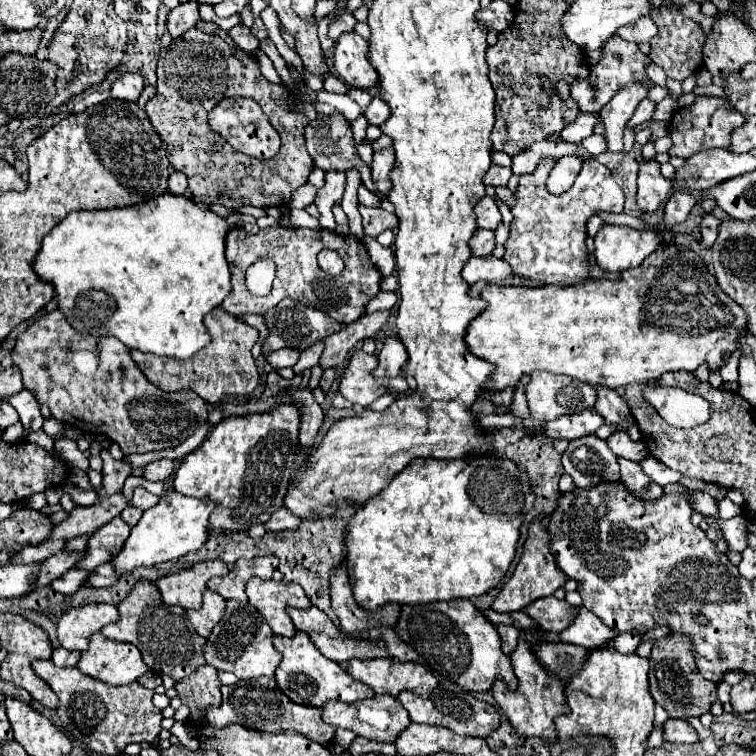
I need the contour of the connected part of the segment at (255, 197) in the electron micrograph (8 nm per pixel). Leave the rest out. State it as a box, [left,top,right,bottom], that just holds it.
[144,27,314,209]

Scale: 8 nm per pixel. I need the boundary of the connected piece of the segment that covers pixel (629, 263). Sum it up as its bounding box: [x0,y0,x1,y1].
[594,225,662,273]

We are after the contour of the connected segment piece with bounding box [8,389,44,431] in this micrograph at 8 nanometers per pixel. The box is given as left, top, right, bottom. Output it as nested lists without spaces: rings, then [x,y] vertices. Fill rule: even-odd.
[[[22,389],[20,393],[12,395],[8,399],[8,403],[18,411],[20,415],[20,423],[24,425],[24,429],[28,431],[38,431],[44,423],[42,415],[40,415],[40,405],[36,401],[36,395],[28,389]]]

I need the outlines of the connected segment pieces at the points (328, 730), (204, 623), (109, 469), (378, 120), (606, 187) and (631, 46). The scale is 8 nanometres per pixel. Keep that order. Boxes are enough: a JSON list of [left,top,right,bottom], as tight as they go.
[[208,677,336,745],[186,589,226,637],[98,449,132,497],[364,97,390,125],[504,157,624,285],[570,35,654,113]]

